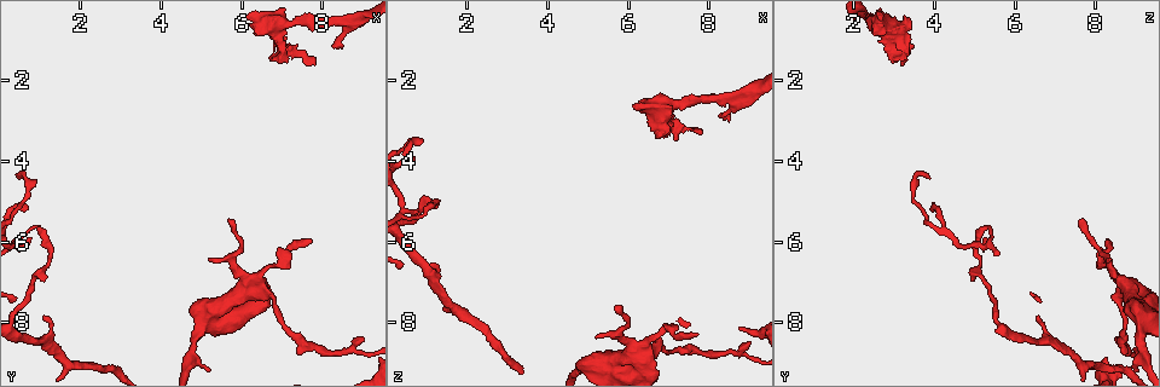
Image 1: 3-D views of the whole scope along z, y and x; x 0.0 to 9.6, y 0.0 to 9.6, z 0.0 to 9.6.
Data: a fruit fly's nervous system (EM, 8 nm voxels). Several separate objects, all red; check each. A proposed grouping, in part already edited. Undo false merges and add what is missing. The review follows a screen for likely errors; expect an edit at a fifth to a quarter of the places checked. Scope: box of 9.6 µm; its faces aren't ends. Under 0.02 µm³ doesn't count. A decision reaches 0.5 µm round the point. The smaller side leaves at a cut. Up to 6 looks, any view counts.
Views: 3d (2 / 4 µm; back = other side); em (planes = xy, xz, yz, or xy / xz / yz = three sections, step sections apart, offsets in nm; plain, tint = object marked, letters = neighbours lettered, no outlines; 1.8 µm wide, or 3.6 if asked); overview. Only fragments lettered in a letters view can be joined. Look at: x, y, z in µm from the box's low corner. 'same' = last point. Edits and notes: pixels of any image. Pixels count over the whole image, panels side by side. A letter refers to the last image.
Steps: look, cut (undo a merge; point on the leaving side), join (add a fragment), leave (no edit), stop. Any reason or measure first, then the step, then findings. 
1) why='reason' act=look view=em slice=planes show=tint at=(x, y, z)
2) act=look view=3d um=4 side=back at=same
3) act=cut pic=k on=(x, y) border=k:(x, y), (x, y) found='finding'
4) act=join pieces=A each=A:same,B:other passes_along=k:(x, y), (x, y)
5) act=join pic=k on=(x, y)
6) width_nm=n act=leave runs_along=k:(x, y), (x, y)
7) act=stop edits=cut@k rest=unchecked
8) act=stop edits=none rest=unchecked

why='branch stops here' act=look view=em slice=xy step=8 show=letters at=(7.90, 1.50, 3.25)

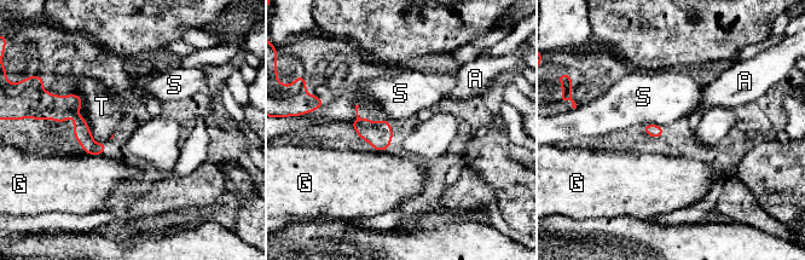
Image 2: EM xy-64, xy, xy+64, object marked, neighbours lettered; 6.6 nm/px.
act=leave each=A:other,G:other,S:other,T:other found='no lettered fragment goes on from it'

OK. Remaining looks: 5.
why='branch stops here' act=look view=em slice=xy step=8 show=letters at=(7.70, 6.00, 8.30)

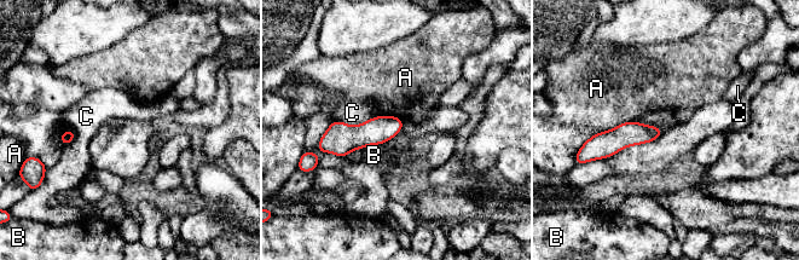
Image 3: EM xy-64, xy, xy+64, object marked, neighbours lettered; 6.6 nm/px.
why='another direction' act=look view=em slice=planes show=letters at=same

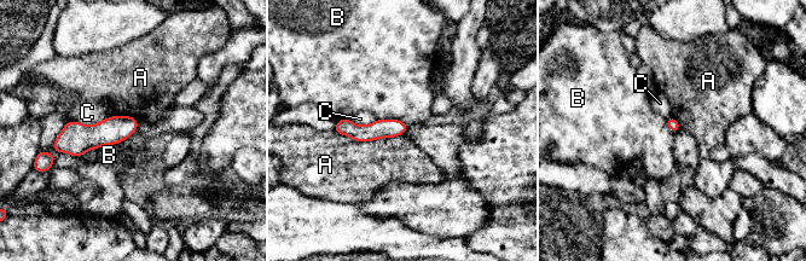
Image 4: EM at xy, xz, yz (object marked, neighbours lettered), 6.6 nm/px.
act=leave each=A:other,B:other,C:other border=4:(377, 119), (396, 119), (409, 125) found='no lettered fragment goes on from it'

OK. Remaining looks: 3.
why='thick turns thin' act=look view=3d um=4 at=(5.90, 6.70, 8.45)

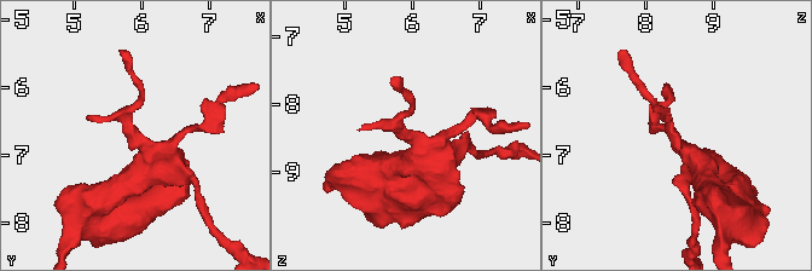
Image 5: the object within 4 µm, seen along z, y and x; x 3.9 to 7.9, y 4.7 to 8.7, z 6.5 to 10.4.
act=look view=em slice=xz step=16 show=tint at=(5.90, 6.70, 8.45)

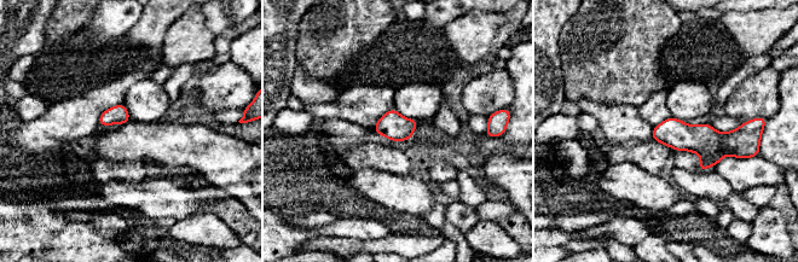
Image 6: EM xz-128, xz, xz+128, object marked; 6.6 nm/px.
act=look view=em slice=planes show=letters at=same

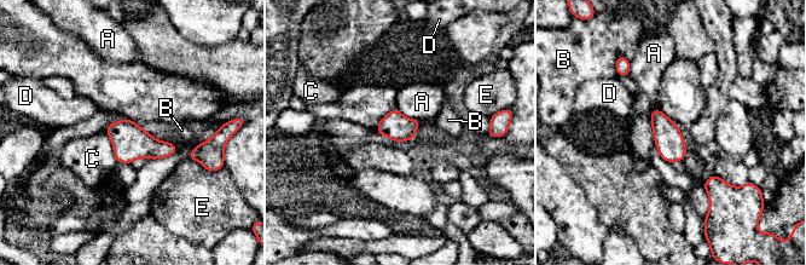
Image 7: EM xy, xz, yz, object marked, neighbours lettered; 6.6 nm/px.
act=leave each=A:other,B:other,C:other,D:other,E:other border=7:(656, 108), (650, 114), (655, 144) found='continuous, no second neuron'

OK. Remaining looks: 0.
act=stop edits=none rest=unchecked

